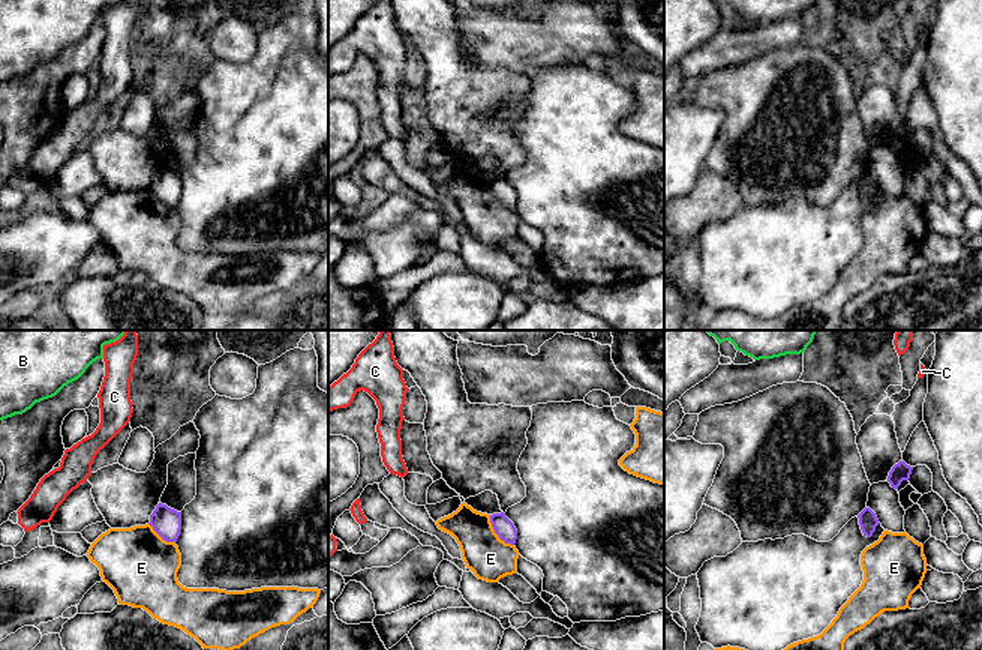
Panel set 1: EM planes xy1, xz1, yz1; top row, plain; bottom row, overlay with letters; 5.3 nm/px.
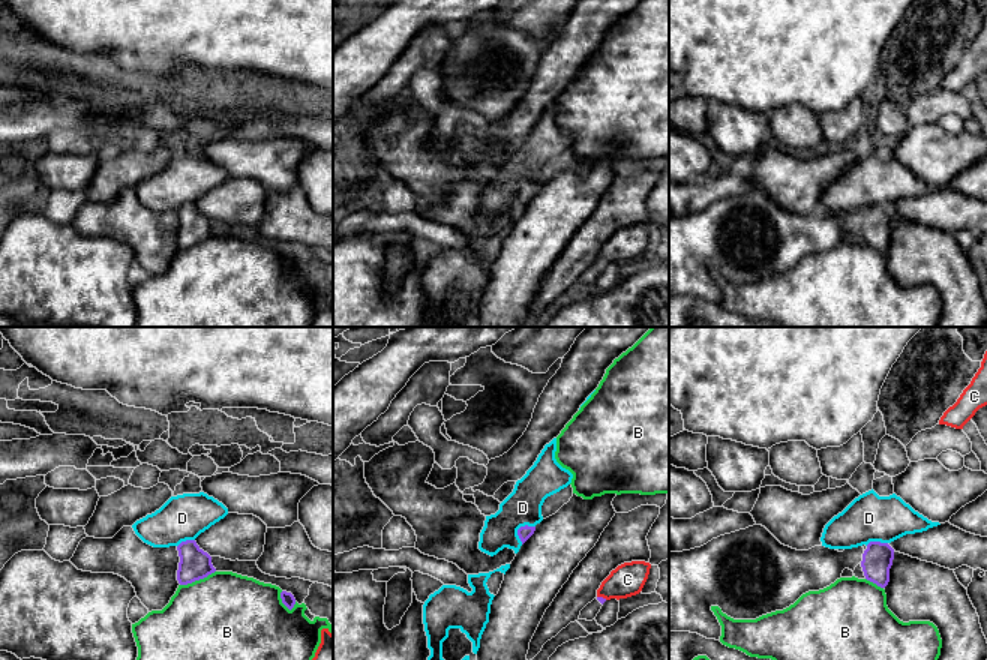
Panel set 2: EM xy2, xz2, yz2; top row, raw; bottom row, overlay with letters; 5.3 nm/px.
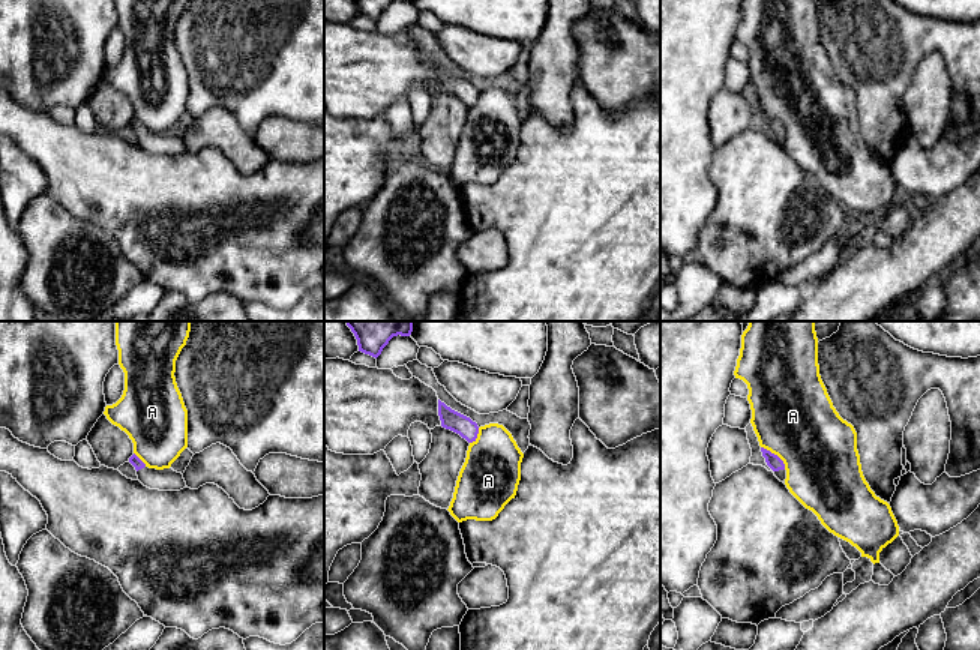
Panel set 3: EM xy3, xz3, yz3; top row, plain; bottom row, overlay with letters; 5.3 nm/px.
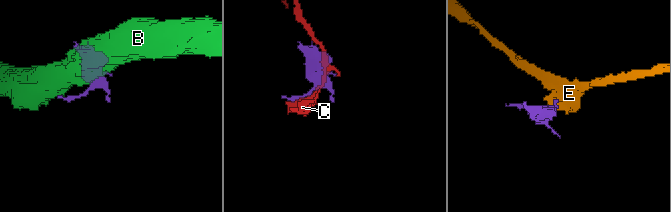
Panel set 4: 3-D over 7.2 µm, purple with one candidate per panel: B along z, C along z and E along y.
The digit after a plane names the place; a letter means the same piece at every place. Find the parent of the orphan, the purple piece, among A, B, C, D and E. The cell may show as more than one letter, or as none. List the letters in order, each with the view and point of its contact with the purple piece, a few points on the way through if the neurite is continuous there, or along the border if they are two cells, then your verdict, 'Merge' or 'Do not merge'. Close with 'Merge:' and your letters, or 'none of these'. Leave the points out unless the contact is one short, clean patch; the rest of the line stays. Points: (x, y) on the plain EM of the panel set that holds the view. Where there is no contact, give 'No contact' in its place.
A: Touches purple at yz3 (776, 119). Boundary: yz3 (761, 110), (773, 116), (785, 132). Do not merge
B: Touches purple at xy2 (197, 243). Do not merge
C: Touches purple at xz2 (602, 261). Do not merge
D: Touches purple at xz2 (519, 192). Boundary: xz2 (534, 189), (522, 189), (518, 194), (521, 207). Do not merge
E: Touches purple at xz1 (495, 195). Boundary: xz1 (489, 179), (493, 195), (513, 209). Do not merge
Merge: none of these

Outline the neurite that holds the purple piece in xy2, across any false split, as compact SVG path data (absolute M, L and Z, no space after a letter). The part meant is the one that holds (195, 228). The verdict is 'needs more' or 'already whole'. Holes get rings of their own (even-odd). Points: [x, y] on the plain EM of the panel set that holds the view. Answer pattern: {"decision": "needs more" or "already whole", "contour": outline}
{"decision": "already whole", "contour": "M195 204L182 206L177 214L180 220L177 244L180 249L204 243L216 236L212 228L212 220L204 216Z"}

